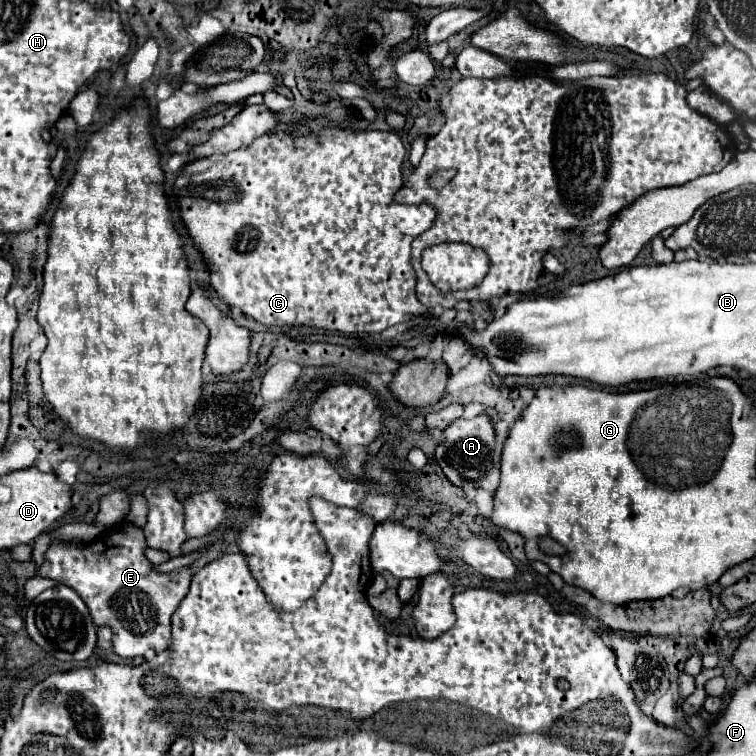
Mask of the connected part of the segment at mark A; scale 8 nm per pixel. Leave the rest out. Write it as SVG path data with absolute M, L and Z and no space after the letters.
M478 415L474 419L456 419L444 429L444 441L436 447L436 463L442 467L448 481L466 493L474 493L480 481L492 469L494 453L494 427L488 415Z

